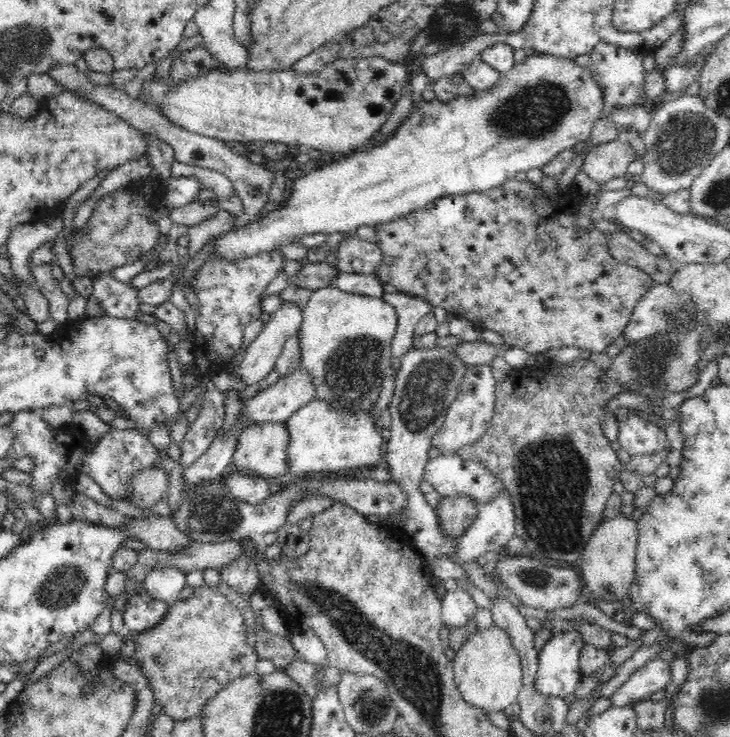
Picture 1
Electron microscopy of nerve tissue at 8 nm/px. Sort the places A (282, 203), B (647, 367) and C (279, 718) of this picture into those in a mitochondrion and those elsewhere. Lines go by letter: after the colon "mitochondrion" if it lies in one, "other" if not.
A: other
B: mitochondrion
C: mitochondrion

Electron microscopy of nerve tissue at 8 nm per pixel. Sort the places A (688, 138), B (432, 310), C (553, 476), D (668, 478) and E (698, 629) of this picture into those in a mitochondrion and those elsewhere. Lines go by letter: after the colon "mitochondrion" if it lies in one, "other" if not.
A: mitochondrion
B: other
C: mitochondrion
D: other
E: other

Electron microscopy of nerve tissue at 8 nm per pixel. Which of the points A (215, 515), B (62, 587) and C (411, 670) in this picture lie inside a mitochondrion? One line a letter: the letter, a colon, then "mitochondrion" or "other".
A: mitochondrion
B: mitochondrion
C: mitochondrion

